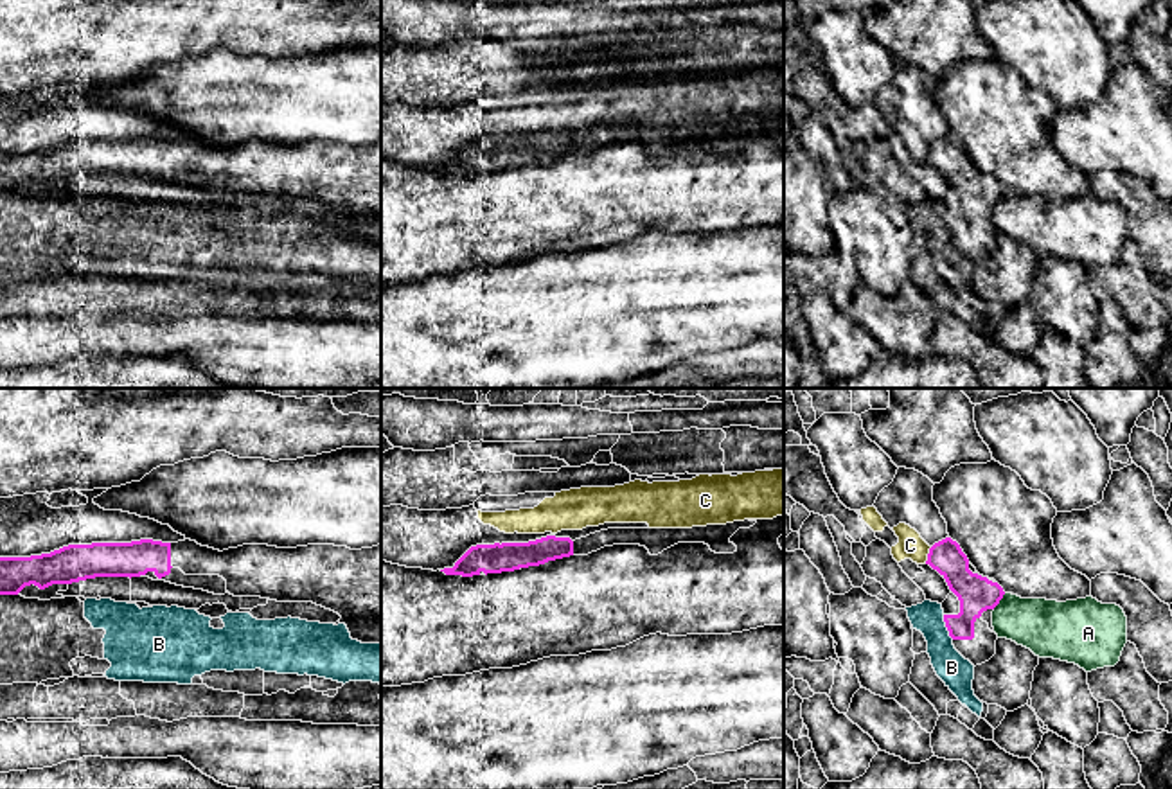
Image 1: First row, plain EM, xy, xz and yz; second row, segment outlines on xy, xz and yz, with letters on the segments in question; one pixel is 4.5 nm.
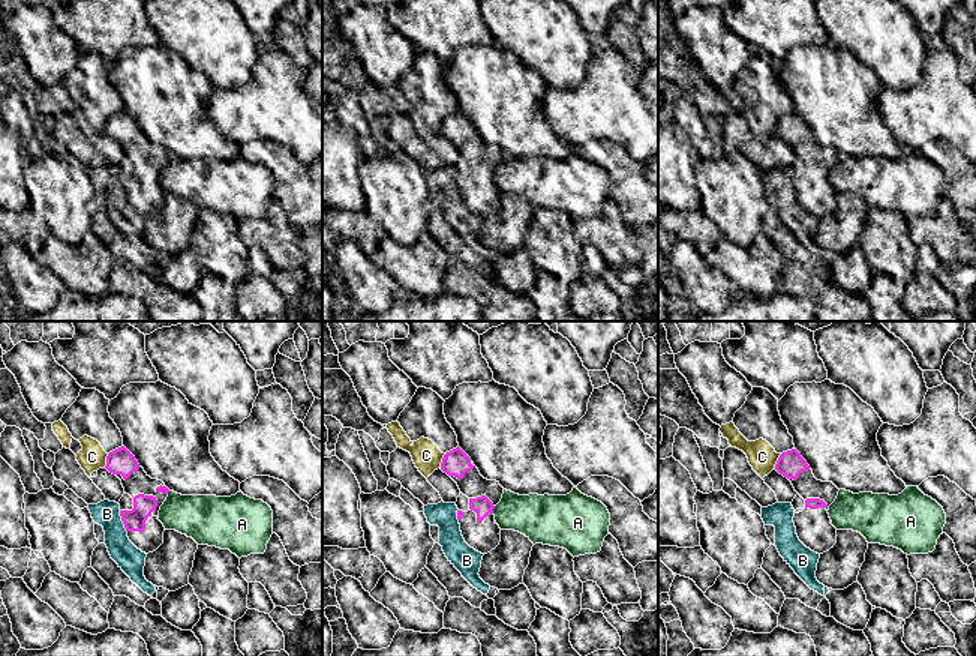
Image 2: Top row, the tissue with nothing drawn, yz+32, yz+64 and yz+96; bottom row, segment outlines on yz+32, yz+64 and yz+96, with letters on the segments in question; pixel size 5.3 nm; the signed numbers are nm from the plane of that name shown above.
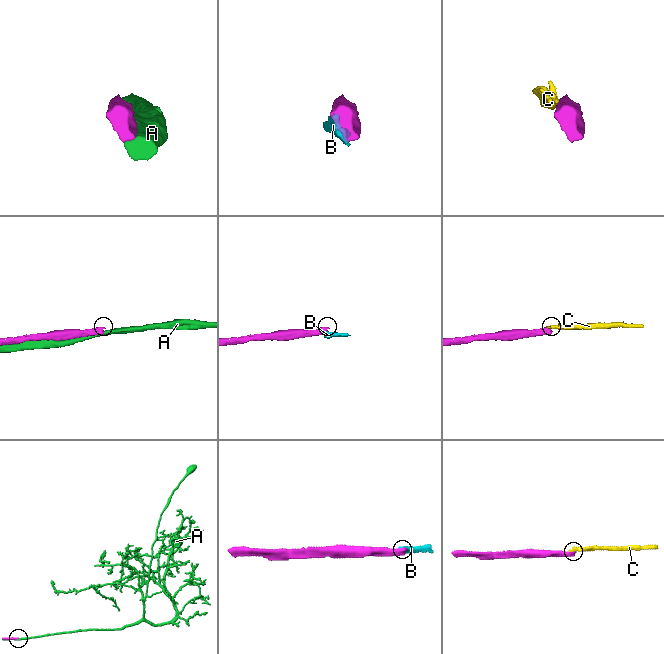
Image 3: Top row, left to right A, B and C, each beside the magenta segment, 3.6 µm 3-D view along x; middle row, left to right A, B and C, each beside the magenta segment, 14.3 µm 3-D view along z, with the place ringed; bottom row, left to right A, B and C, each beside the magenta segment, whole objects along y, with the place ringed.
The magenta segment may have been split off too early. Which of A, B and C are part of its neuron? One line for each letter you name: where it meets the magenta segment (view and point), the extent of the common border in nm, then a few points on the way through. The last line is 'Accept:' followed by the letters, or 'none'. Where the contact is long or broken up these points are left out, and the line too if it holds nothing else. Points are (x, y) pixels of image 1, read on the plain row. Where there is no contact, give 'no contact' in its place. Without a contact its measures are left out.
Accept: none

